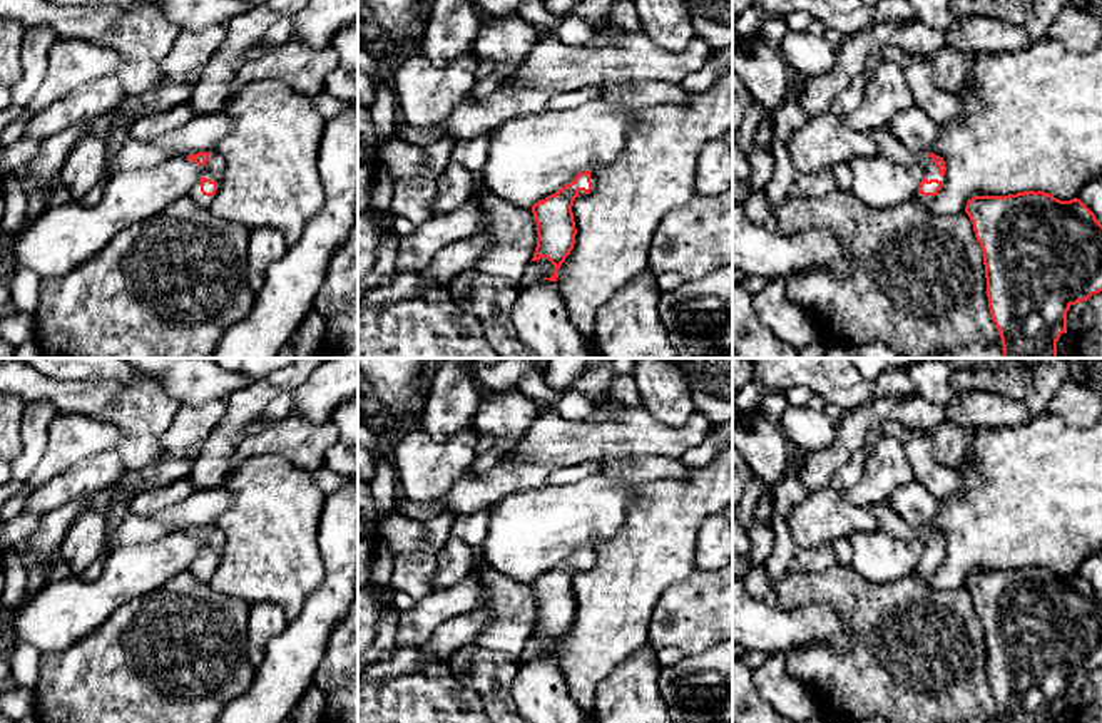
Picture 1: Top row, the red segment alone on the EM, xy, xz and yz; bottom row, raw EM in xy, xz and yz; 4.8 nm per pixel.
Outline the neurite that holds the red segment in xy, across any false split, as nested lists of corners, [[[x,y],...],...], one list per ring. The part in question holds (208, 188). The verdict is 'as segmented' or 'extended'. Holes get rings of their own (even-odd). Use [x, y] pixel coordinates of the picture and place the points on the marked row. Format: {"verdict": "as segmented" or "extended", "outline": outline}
{"verdict": "extended", "outline": [[[214,151],[191,154],[187,156],[187,159],[204,167],[202,177],[194,184],[187,197],[196,201],[199,206],[209,208],[217,191],[217,186],[221,184],[226,161],[219,152]]]}

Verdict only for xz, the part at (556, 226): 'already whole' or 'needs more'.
needs more

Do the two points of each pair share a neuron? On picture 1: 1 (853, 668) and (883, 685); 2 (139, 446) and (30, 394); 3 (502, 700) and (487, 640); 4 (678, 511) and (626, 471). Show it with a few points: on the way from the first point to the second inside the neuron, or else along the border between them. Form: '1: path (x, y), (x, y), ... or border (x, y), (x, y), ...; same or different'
1: path (860, 675), (865, 680), (877, 680); same
2: path (119, 415), (104, 400), (61, 394); same
3: border (477, 643), (504, 651), (517, 661); different
4: border (683, 477), (659, 477), (642, 486); different

